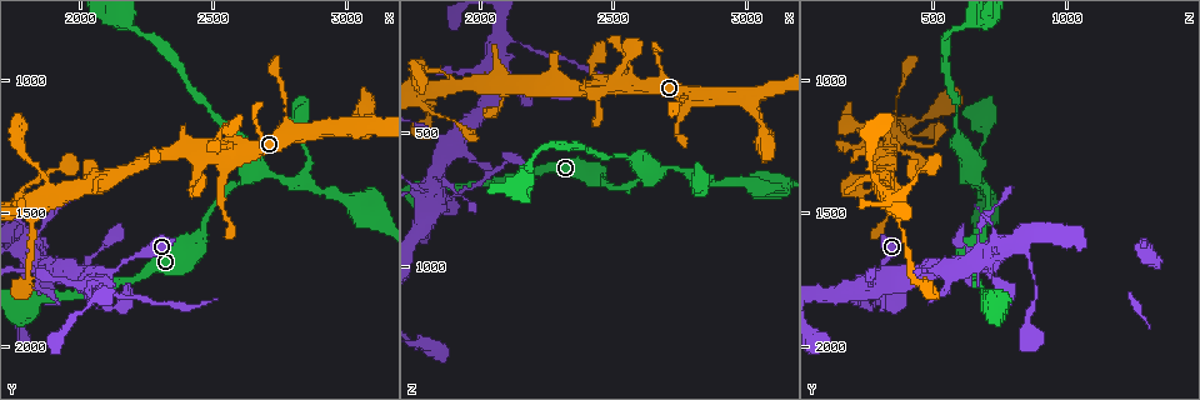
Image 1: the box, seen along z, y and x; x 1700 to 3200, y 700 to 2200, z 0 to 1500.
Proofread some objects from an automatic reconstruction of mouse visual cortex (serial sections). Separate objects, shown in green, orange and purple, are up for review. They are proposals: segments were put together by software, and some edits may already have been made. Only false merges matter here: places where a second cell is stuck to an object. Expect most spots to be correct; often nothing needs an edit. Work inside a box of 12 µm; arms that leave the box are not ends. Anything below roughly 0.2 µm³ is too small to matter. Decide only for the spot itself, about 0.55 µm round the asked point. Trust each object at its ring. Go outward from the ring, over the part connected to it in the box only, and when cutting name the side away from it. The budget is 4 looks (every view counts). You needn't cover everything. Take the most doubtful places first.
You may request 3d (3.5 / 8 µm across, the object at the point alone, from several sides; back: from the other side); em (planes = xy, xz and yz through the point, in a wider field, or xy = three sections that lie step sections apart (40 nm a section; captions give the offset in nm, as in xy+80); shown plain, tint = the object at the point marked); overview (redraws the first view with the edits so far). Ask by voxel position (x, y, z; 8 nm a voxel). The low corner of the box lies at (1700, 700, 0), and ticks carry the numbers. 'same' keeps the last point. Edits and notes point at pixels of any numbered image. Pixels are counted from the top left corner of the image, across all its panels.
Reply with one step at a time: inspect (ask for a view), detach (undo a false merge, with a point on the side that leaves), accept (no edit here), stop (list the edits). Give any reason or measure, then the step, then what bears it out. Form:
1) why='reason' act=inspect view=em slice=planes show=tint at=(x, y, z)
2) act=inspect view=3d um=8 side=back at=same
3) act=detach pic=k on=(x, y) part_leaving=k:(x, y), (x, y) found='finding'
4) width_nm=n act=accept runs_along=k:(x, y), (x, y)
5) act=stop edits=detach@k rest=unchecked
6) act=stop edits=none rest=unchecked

why='four or more arms meet' act=inspect view=3d um=8 at=(1880, 1430, 330)

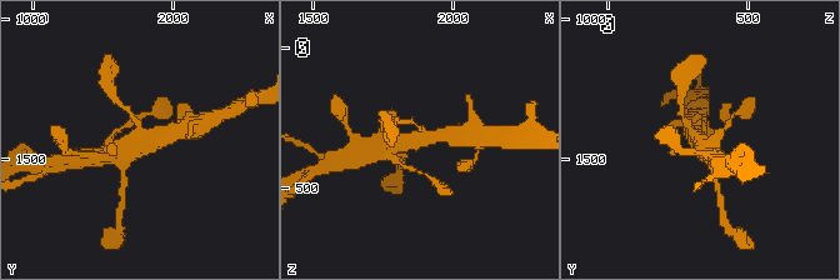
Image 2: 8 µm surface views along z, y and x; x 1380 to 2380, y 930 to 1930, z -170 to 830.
arms=4 arm_widths_nm=150,250,450,500 act=inspect view=em slice=xy step=5 show=tint at=(1880, 1430, 330)

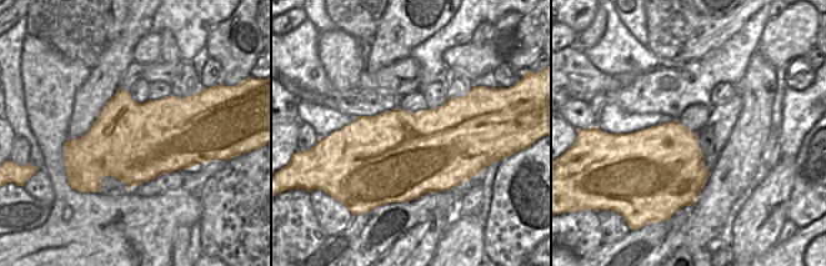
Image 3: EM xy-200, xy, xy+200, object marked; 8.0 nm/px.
act=accept runs_along=2:(174, 133), (126, 153), (109, 148) found='all the same cell'

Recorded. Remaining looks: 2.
why='thin arm on a thick one' act=inspect view=3d um=3.5 at=(2630, 1370, 670)

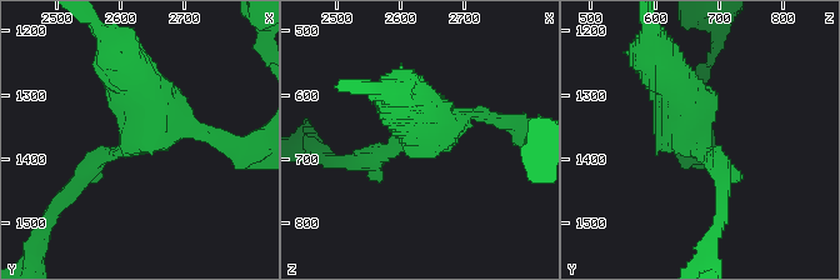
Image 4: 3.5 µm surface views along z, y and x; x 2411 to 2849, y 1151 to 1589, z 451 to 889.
arm_widths_nm=150,200,600 act=accept runs_along=4:(371, 164), (421, 125), (503, 121) found='one cell here'

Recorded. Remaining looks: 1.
act=stop edits=none rest=unchecked

